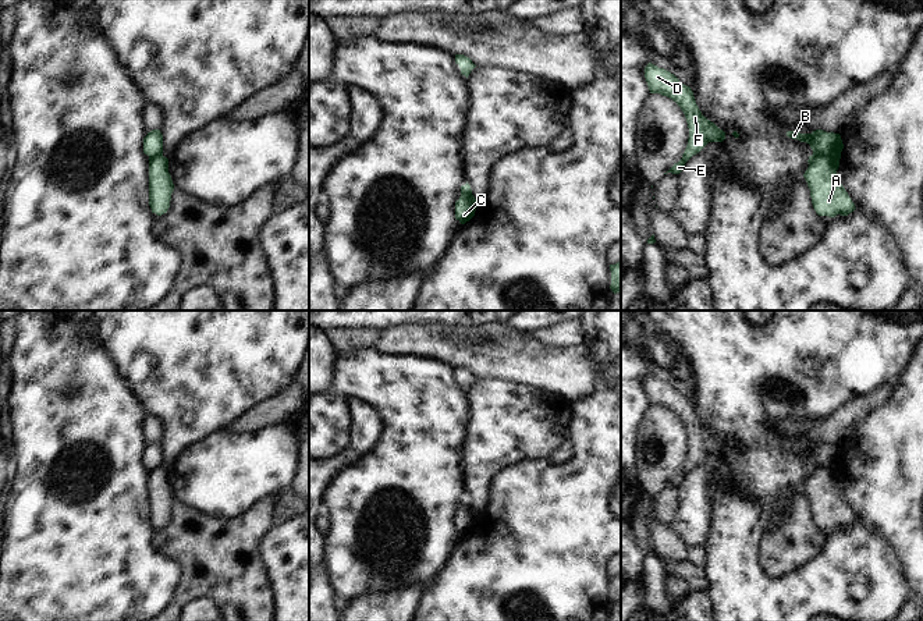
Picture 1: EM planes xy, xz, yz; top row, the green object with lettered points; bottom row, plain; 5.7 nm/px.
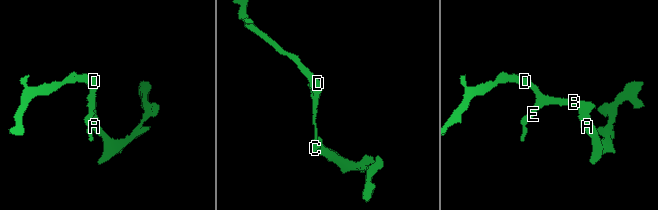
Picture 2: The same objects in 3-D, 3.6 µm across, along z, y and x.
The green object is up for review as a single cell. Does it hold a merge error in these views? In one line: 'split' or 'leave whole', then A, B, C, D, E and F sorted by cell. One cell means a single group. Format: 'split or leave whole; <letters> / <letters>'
split; A / B C D E F

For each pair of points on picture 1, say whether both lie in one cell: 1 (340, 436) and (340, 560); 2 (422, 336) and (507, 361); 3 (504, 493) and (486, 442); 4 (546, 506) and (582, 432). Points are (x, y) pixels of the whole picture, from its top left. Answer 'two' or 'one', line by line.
1: one
2: one
3: two
4: one

